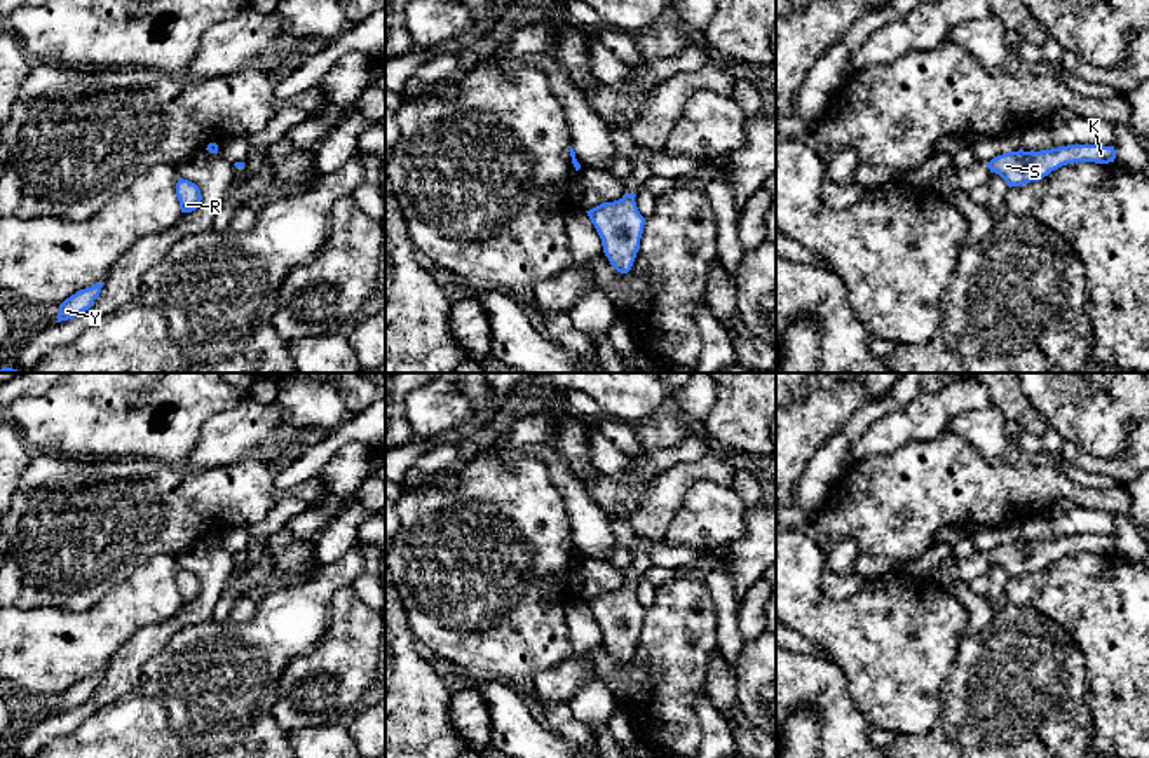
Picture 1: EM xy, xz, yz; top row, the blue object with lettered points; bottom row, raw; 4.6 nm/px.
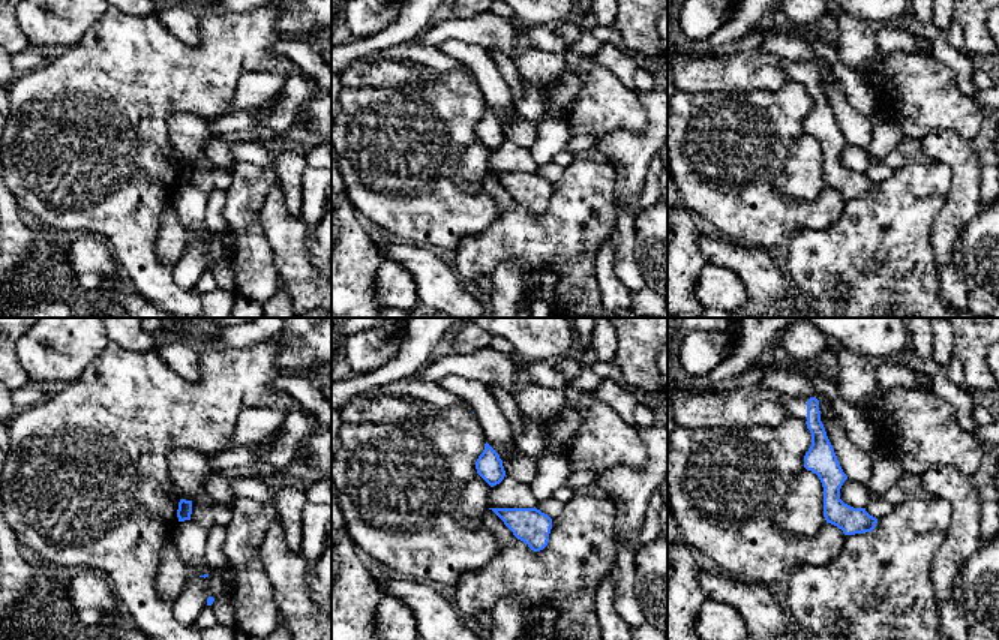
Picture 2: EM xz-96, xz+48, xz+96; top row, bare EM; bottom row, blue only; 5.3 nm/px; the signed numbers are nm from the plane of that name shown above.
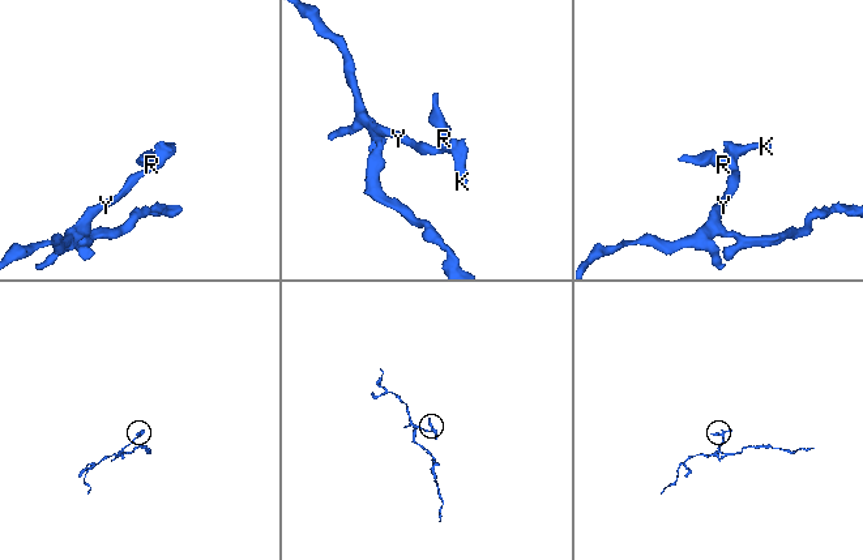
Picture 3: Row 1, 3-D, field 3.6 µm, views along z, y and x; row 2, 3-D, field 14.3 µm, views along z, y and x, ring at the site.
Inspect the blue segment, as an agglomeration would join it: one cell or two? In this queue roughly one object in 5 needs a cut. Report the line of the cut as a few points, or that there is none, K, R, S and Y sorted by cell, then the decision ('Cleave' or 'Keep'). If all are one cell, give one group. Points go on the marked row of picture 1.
No split. Groups: K R S Y. Keep

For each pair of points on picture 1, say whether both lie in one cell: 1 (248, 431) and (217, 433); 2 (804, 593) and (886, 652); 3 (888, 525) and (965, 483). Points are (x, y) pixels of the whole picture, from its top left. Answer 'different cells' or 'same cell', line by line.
1: same cell
2: same cell
3: same cell

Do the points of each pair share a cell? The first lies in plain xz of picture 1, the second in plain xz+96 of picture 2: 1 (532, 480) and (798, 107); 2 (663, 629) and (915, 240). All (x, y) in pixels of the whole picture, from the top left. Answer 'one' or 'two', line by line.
1: one
2: one

